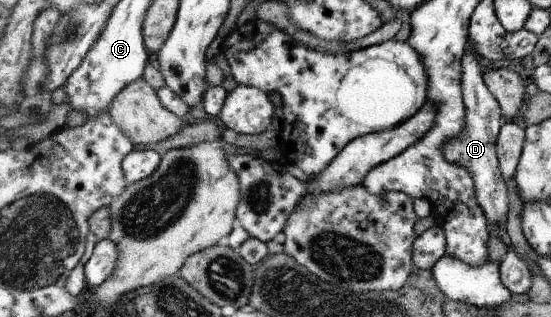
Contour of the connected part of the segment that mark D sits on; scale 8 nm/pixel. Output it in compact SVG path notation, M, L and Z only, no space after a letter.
M466 50L463 58L464 80L461 82L461 94L464 96L465 129L458 137L445 143L444 156L450 163L463 167L472 175L477 190L477 200L489 219L490 227L500 236L498 224L506 224L509 213L507 185L502 177L497 158L496 144L500 128L506 124L496 98L490 93L480 71L483 61L474 54L474 50Z

